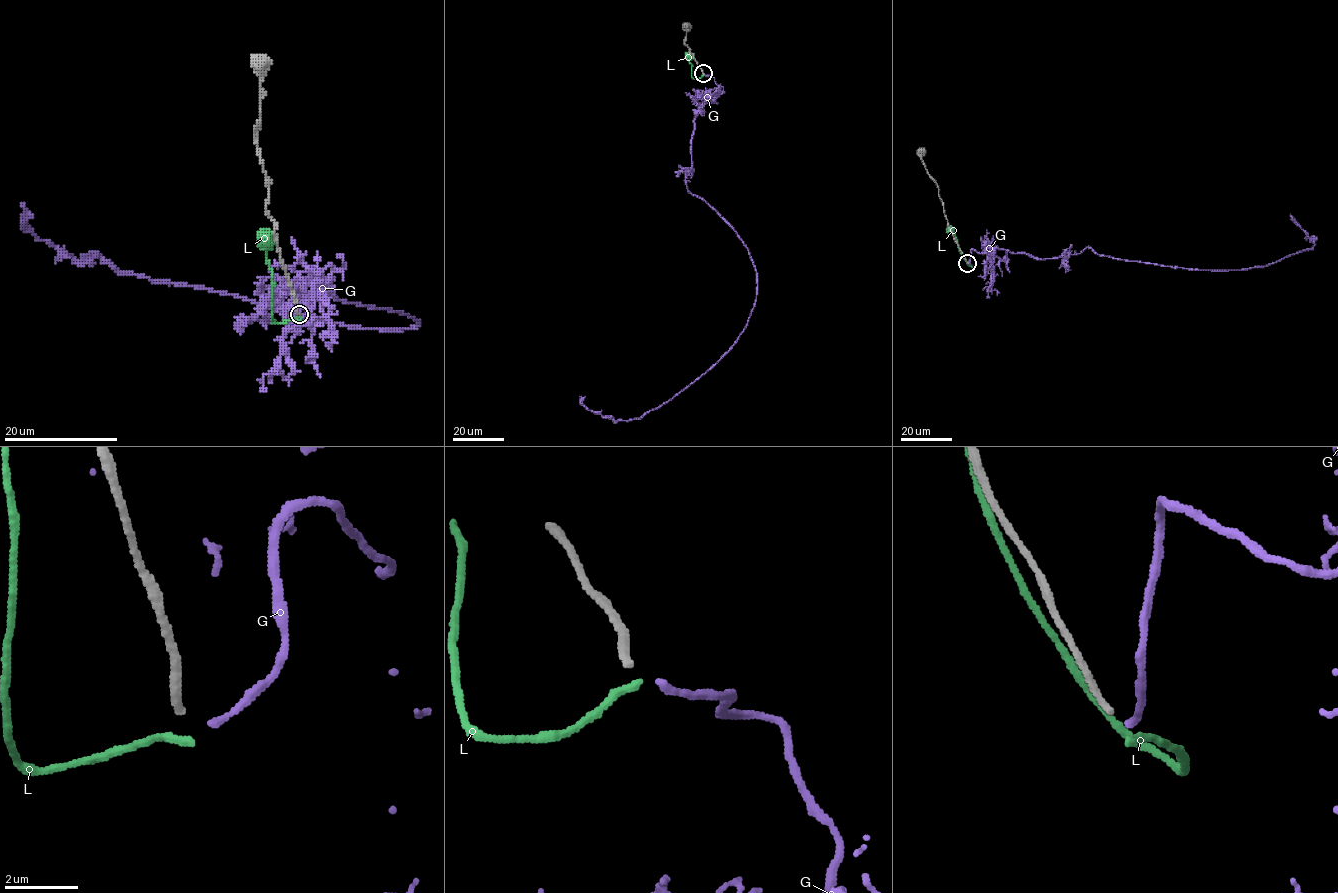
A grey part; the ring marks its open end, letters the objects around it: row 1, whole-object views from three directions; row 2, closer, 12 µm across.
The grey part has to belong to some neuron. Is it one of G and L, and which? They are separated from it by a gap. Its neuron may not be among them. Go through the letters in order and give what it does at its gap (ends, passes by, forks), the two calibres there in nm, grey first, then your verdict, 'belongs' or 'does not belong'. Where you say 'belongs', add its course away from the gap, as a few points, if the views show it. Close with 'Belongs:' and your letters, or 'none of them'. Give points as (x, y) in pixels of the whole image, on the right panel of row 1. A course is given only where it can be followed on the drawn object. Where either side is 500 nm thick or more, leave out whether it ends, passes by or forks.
G: it ends | 190/180 nm | belongs | via (968, 264), (971, 249), (1045, 259), (1089, 246), (1123, 260), (1240, 270), (1313, 248), (1316, 238), (1290, 213)
L: it ends | 190/240 nm | does not belong
Belongs: G

